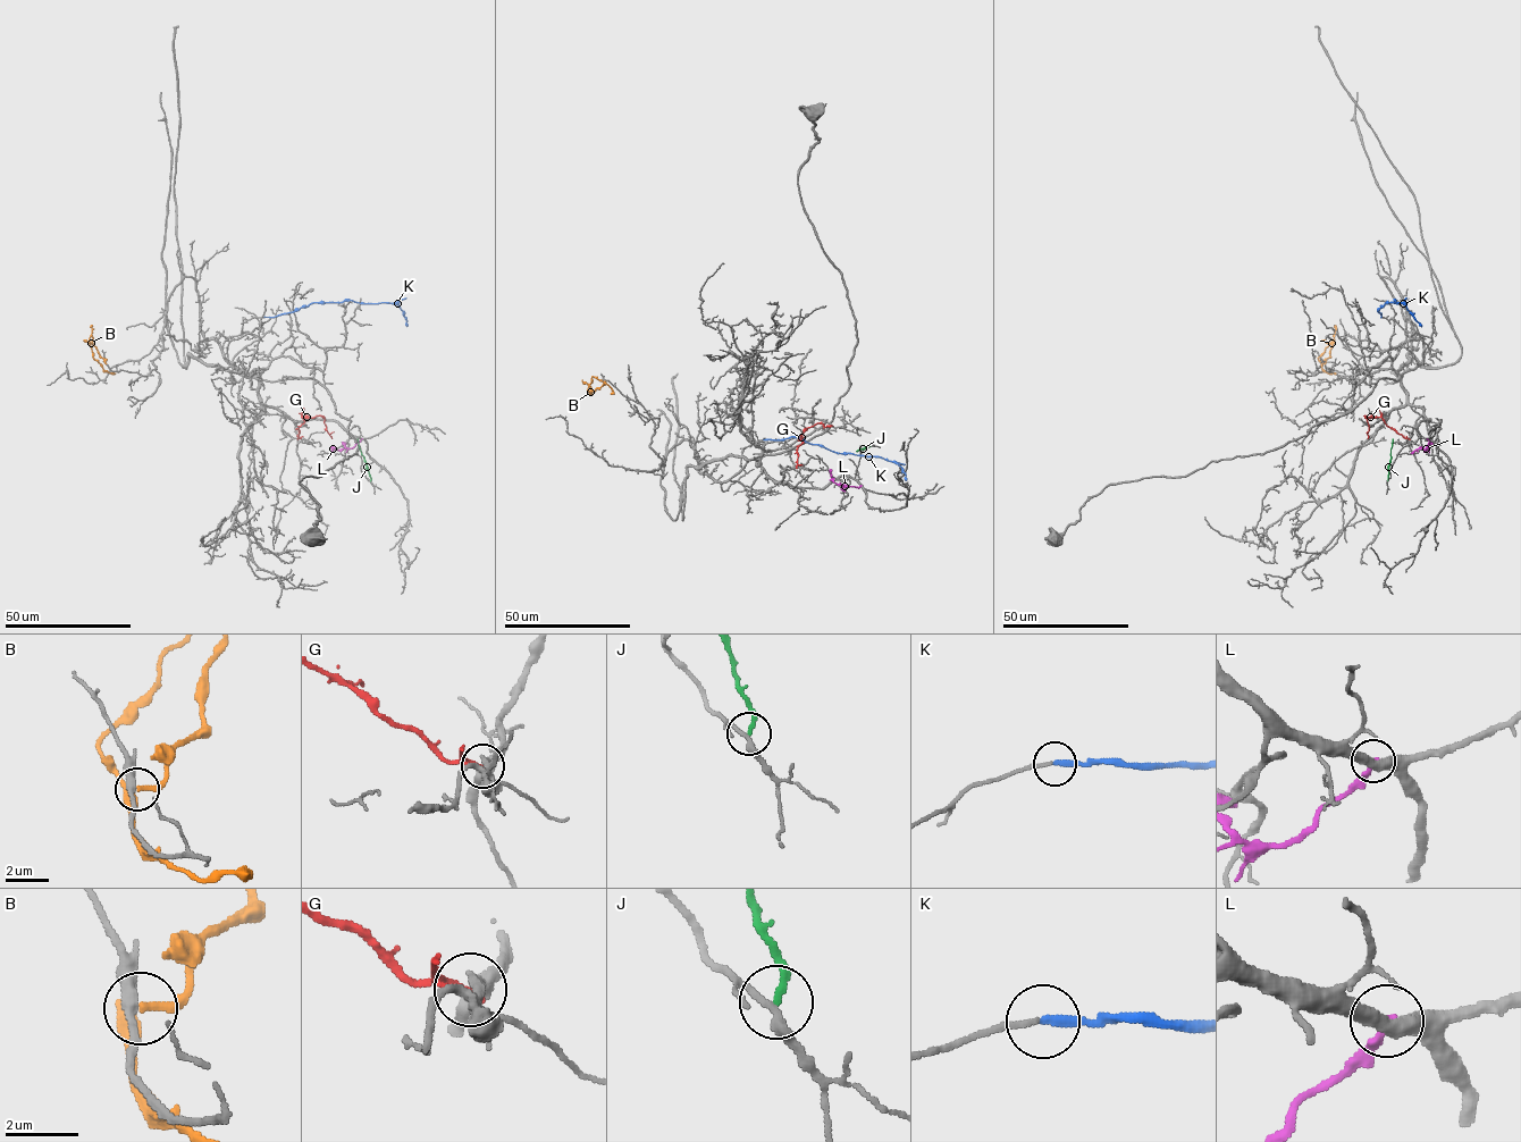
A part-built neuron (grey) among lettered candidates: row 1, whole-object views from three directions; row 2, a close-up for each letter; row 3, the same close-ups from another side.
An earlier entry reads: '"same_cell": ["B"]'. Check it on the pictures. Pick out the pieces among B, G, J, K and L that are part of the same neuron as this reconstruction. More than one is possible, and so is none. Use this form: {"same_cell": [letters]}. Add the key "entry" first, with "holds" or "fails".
{"entry": "fails", "same_cell": []}

